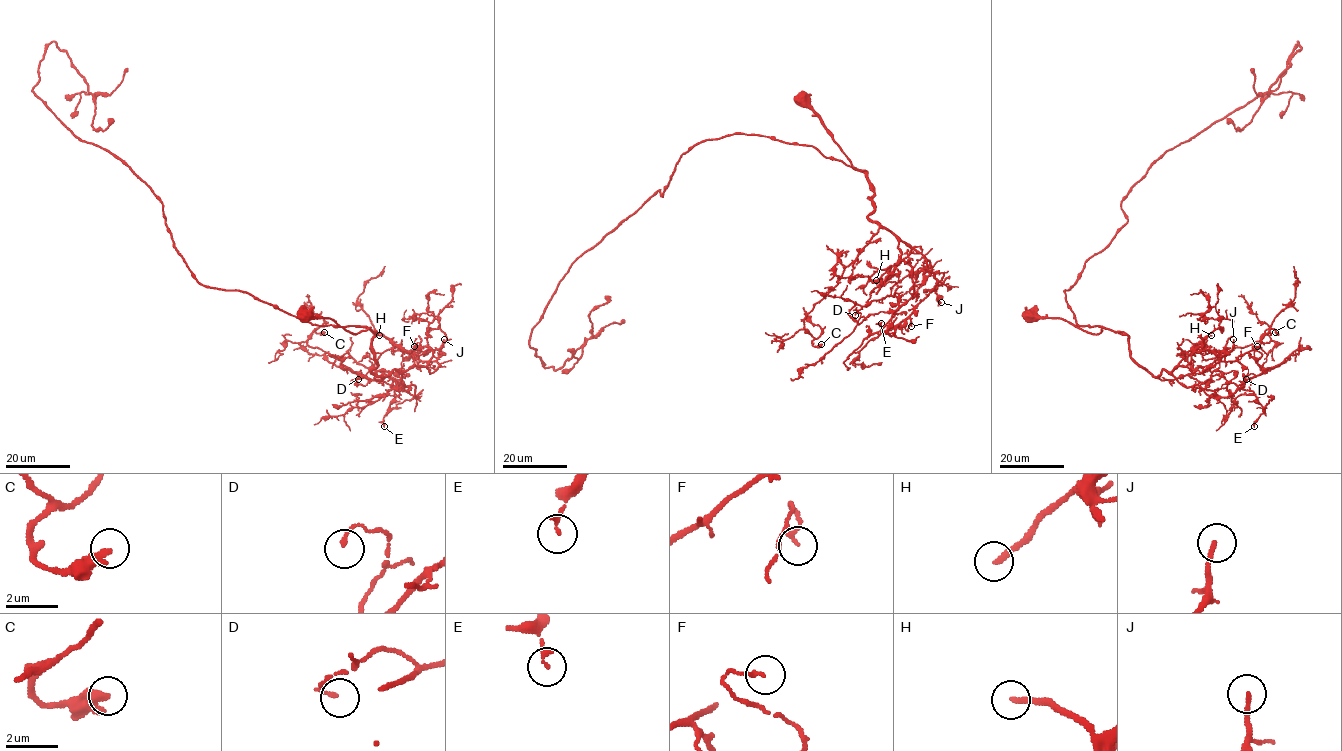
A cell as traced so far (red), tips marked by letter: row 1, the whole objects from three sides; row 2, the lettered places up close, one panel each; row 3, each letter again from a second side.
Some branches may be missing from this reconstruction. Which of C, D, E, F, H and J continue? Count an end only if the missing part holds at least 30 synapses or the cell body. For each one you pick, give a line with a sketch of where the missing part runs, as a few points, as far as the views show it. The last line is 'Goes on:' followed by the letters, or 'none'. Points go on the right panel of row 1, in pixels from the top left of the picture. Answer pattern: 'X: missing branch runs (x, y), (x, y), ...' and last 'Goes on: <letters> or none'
H: missing branch runs (1211, 335), (1251, 318), (1267, 300), (1277, 297), (1287, 306), (1305, 310)
J: missing branch runs (1233, 339), (1230, 330), (1218, 339), (1214, 349)
Goes on: H, J

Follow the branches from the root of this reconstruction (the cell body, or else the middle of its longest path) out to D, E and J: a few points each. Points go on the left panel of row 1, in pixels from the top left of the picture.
D: (305, 314), (352, 334), (369, 327), (377, 334), (371, 371), (396, 370), (417, 398), (358, 379)
E: (305, 314), (352, 334), (369, 327), (371, 371), (396, 370), (415, 386), (417, 398), (394, 390), (384, 426)
J: (305, 314), (352, 334), (369, 327), (377, 334), (371, 371), (382, 376), (415, 366), (433, 373), (444, 339)

